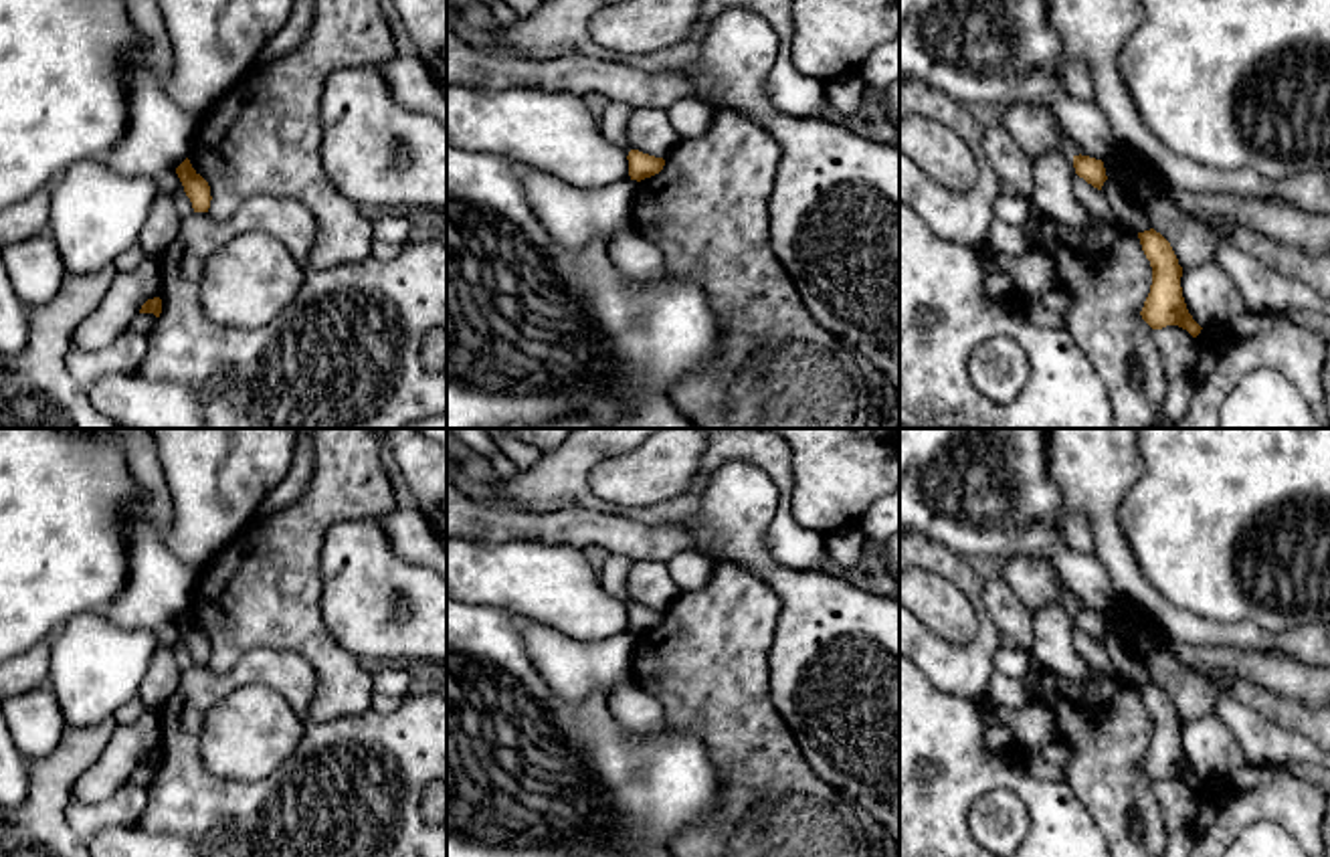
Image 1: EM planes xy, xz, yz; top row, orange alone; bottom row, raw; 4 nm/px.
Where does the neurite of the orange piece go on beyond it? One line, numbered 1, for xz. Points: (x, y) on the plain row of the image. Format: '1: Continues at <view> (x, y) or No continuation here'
1: No continuation here

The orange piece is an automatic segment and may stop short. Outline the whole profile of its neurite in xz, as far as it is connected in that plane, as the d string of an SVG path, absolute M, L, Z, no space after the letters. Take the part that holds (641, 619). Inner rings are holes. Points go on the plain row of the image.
M631 602L627 612L629 612L629 629L631 633L637 633L637 635L659 627L665 618L663 610L655 610L639 602Z

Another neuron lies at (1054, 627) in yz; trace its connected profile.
M1049 602L1033 612L1031 655L1053 673L1067 679L1087 681L1094 667L1077 653L1073 608L1065 602Z

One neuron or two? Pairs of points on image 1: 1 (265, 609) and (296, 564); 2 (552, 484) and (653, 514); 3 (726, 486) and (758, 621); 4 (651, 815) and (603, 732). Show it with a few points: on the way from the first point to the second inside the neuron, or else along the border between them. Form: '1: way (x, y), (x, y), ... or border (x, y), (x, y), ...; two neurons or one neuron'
1: way (265, 599), (286, 575); one neuron
2: way (577, 492), (601, 506), (629, 512); one neuron
3: border (718, 558), (728, 558), (742, 566); two neurons
4: way (631, 795), (603, 767), (603, 752); one neuron

